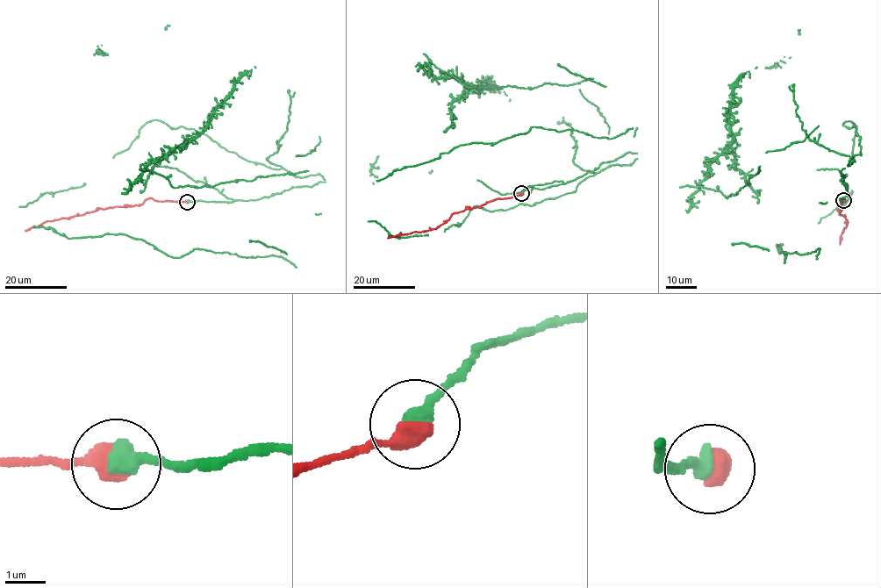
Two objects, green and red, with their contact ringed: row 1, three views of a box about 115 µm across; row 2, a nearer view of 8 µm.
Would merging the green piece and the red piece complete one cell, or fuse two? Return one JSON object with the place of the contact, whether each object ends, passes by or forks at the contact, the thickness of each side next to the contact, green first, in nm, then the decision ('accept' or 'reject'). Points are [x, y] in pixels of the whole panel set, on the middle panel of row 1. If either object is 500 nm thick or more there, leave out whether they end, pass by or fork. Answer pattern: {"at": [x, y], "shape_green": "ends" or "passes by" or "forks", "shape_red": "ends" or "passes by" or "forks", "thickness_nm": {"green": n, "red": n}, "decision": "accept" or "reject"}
{"at": [521, 193], "thickness_nm": {"green": 440, "red": 600}, "decision": "accept"}

